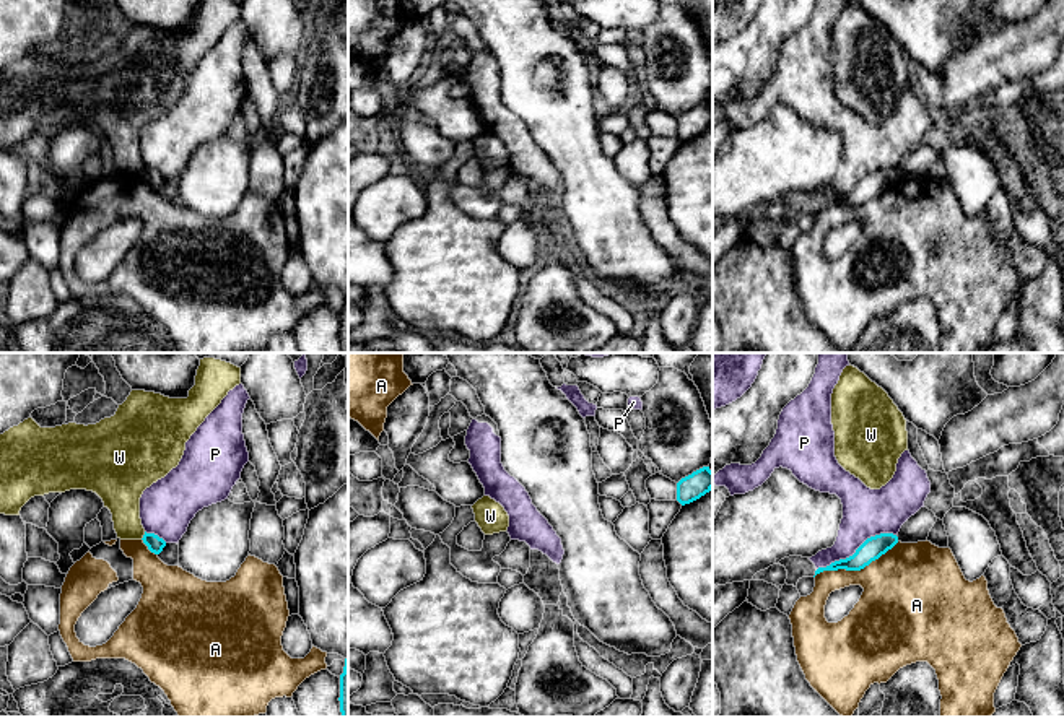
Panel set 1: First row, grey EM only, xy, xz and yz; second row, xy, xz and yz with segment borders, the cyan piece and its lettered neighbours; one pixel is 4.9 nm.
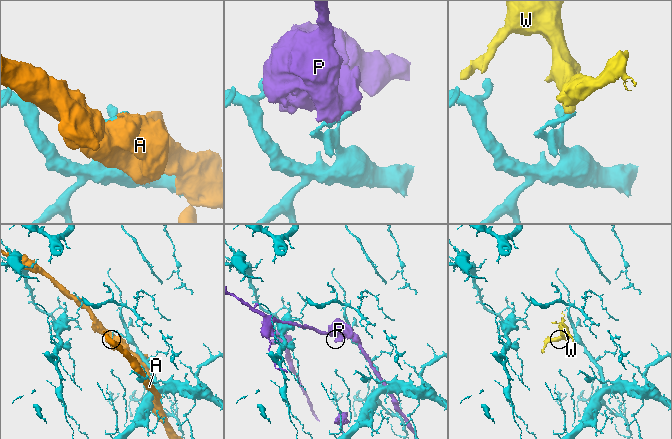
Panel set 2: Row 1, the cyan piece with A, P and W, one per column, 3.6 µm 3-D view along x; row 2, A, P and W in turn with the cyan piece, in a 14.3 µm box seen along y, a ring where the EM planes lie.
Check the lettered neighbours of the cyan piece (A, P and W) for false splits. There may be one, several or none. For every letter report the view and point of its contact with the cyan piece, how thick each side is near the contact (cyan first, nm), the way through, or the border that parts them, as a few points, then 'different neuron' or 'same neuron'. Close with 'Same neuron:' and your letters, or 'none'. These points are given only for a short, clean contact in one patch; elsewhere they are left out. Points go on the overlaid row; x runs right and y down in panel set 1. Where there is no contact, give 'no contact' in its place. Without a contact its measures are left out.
A: contact yz (856, 569); calibres 110 and 380 nm; different neuron
P: contact yz (856, 550); calibres 110 and 240 nm; different neuron
W: contact xy (143, 535); calibres 80 and 200 nm; border xy (145, 532), (140, 538); different neuron
Same neuron: none

